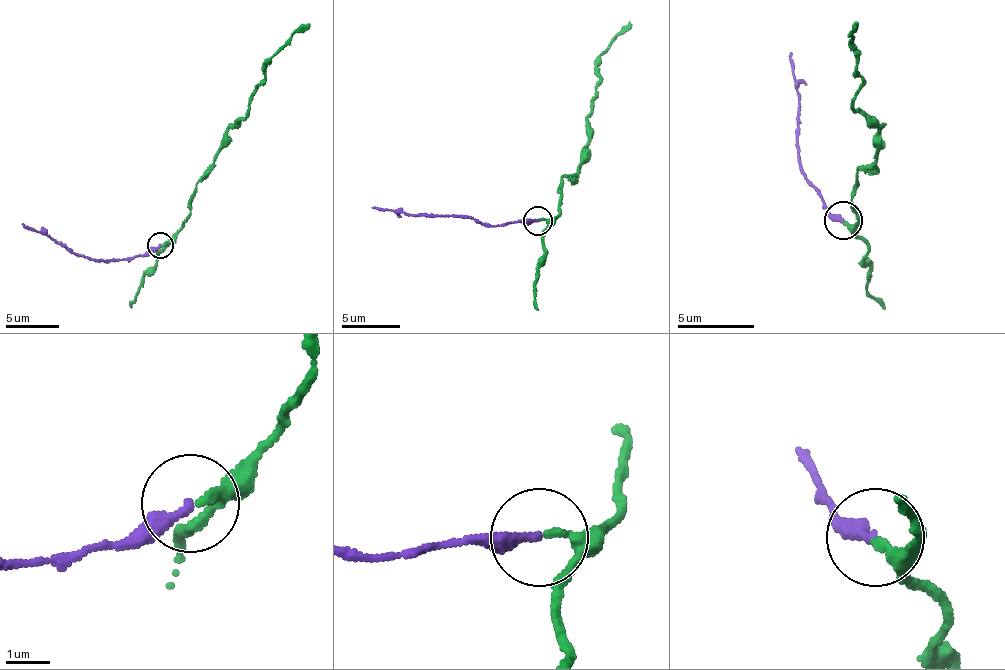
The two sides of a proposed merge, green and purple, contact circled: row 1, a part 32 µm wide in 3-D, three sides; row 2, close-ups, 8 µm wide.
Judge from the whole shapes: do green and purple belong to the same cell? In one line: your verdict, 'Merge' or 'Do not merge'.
Do not merge

